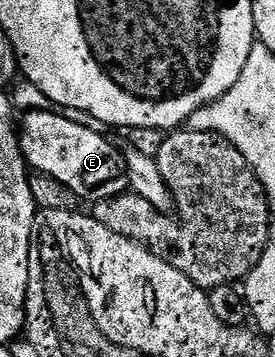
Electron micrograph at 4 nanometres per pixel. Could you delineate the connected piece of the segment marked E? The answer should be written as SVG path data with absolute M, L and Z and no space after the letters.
M58 111L30 113L20 121L22 153L31 170L39 169L46 177L59 181L66 189L79 193L88 203L110 200L131 188L123 150L106 137L78 121L69 121Z

